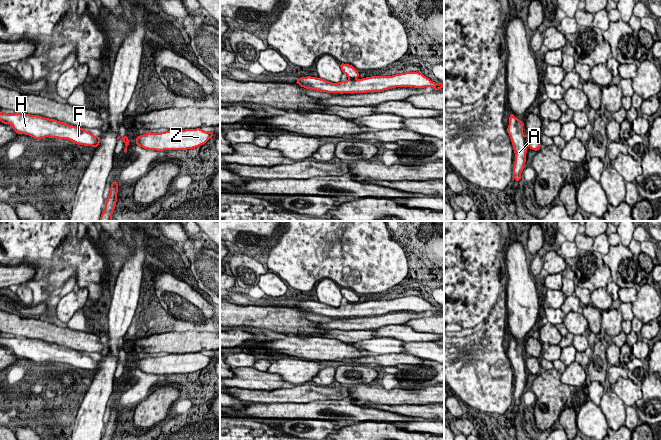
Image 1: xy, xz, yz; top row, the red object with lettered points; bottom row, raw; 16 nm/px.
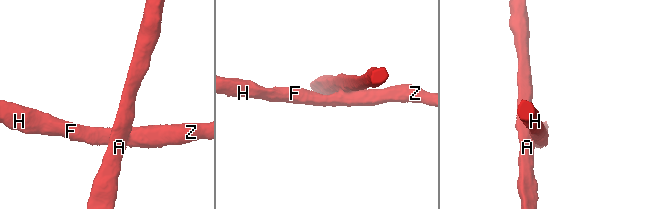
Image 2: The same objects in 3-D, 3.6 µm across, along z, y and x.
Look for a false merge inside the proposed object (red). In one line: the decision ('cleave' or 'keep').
cleave

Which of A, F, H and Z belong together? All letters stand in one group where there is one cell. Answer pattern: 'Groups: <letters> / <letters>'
Groups: A / F H Z

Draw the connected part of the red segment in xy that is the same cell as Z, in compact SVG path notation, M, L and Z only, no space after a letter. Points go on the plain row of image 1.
M201 352L169 354L161 357L148 356L137 360L135 367L148 374L187 374L205 368L213 358L213 355L206 356Z

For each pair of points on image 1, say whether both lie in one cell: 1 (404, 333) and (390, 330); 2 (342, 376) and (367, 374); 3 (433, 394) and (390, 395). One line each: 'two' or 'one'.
1: one
2: one
3: one

